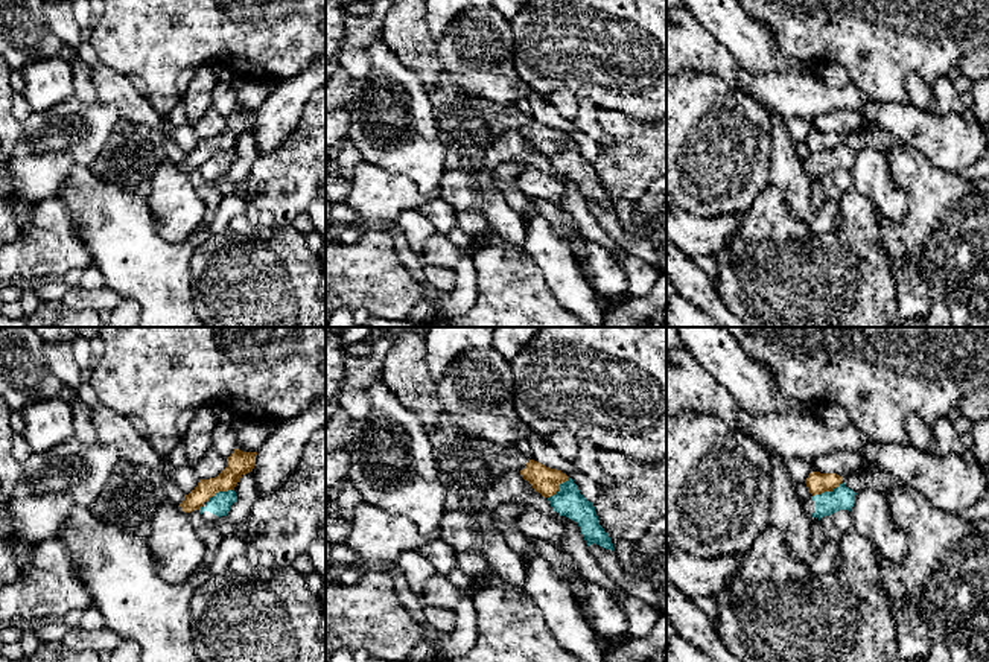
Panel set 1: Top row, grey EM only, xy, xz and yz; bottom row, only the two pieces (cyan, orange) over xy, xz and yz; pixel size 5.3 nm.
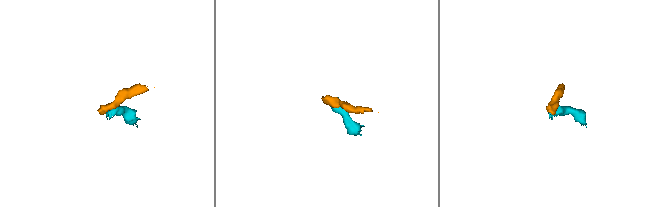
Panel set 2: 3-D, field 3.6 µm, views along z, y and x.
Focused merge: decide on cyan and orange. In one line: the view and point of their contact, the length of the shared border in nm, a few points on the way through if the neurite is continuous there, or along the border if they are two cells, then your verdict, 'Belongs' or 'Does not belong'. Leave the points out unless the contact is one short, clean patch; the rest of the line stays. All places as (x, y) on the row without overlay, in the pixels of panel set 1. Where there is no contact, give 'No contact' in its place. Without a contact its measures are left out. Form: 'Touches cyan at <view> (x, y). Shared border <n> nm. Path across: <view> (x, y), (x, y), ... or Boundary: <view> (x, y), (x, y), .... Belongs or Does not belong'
Touches cyan at yz (826, 151). Shared border 180 nm. Boundary: yz (842, 142), (831, 149), (823, 149), (813, 155). Does not belong

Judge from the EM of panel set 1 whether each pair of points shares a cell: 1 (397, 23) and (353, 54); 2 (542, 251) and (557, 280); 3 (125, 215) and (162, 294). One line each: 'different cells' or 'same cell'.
1: different cells
2: same cell
3: same cell

